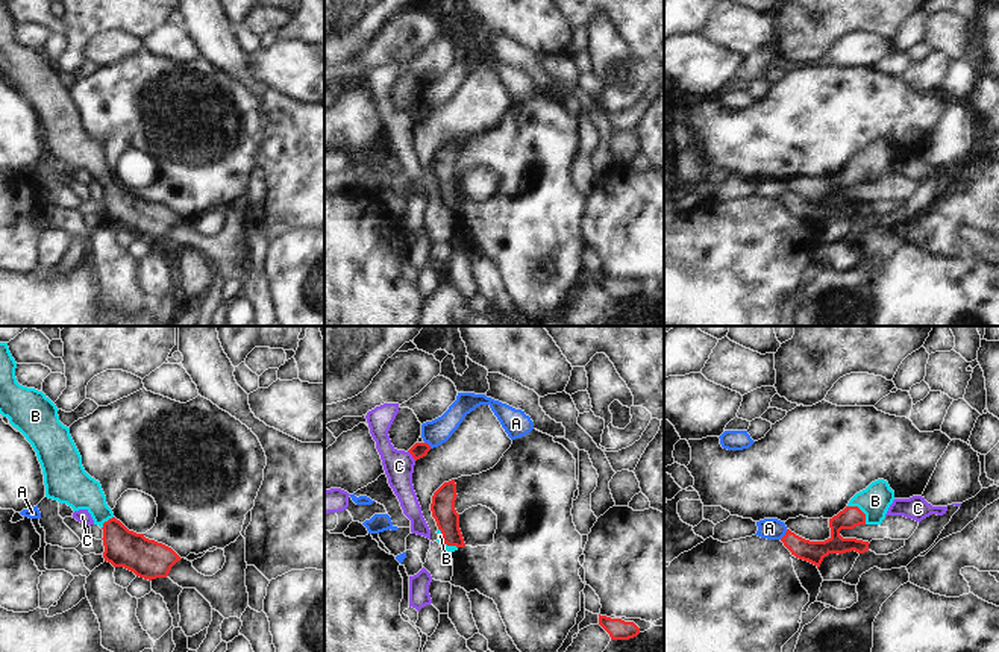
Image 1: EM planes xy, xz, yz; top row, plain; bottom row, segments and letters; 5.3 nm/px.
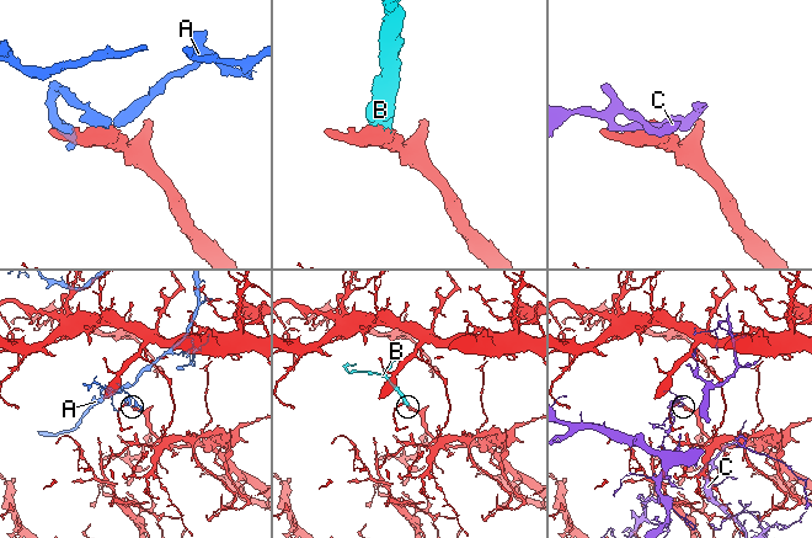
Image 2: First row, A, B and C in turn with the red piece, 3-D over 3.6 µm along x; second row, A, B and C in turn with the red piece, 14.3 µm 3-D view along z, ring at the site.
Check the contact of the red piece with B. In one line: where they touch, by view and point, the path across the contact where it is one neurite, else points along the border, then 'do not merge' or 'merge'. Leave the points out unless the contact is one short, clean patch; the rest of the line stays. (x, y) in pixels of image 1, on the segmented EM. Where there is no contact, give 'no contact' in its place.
meets red in xz at (444, 542); runs through xz (443, 510), (444, 542), (440, 536); merge

